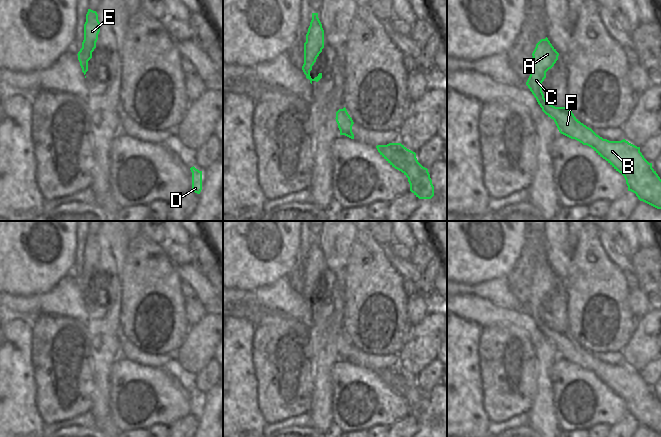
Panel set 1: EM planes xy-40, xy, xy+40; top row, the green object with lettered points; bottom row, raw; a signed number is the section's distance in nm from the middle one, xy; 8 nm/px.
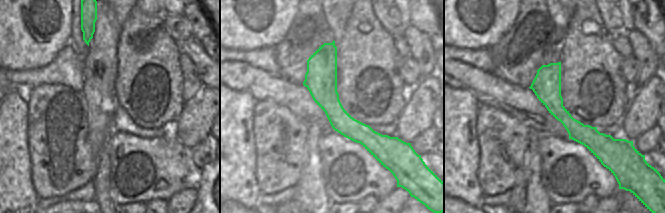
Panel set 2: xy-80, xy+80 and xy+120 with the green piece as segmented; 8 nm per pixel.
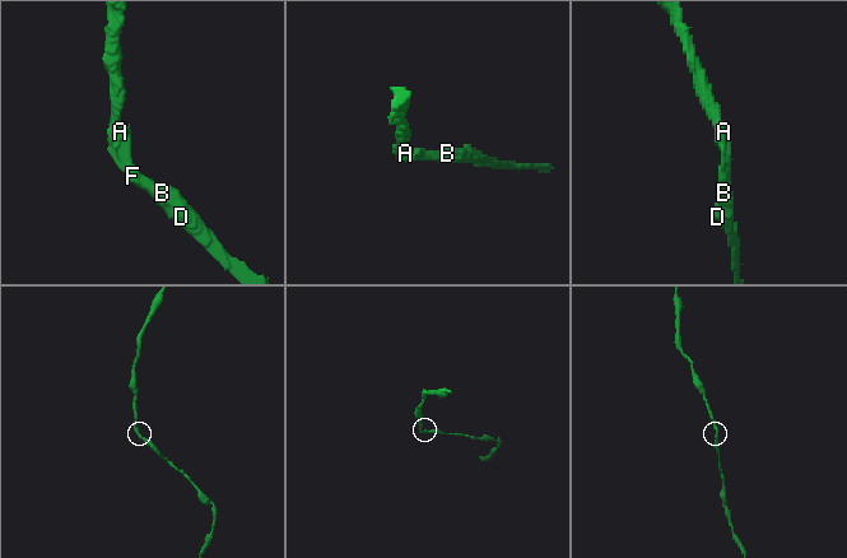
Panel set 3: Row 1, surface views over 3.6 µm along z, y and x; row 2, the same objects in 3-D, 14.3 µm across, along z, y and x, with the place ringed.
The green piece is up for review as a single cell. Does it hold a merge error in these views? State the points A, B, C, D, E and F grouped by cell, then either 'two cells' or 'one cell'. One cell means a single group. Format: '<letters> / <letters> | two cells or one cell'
A B C D E F | one cell

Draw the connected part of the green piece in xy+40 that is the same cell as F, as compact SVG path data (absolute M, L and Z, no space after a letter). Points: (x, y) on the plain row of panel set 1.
M547 261L536 268L532 280L530 300L526 309L542 335L554 344L559 356L591 371L624 400L628 415L635 417L640 425L661 433L661 403L652 392L652 387L649 387L640 376L640 371L625 363L603 363L581 347L569 331L555 331L544 322L542 306L546 302L546 296L554 290L559 280Z

